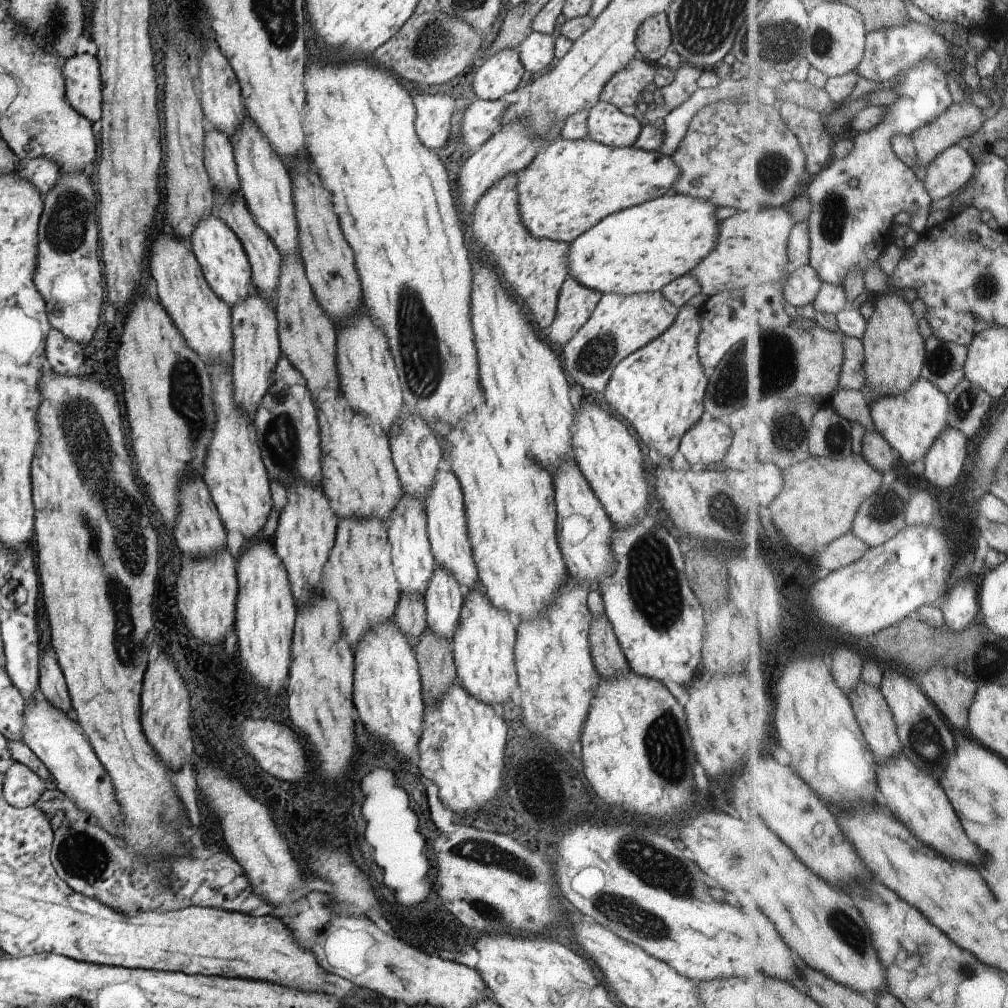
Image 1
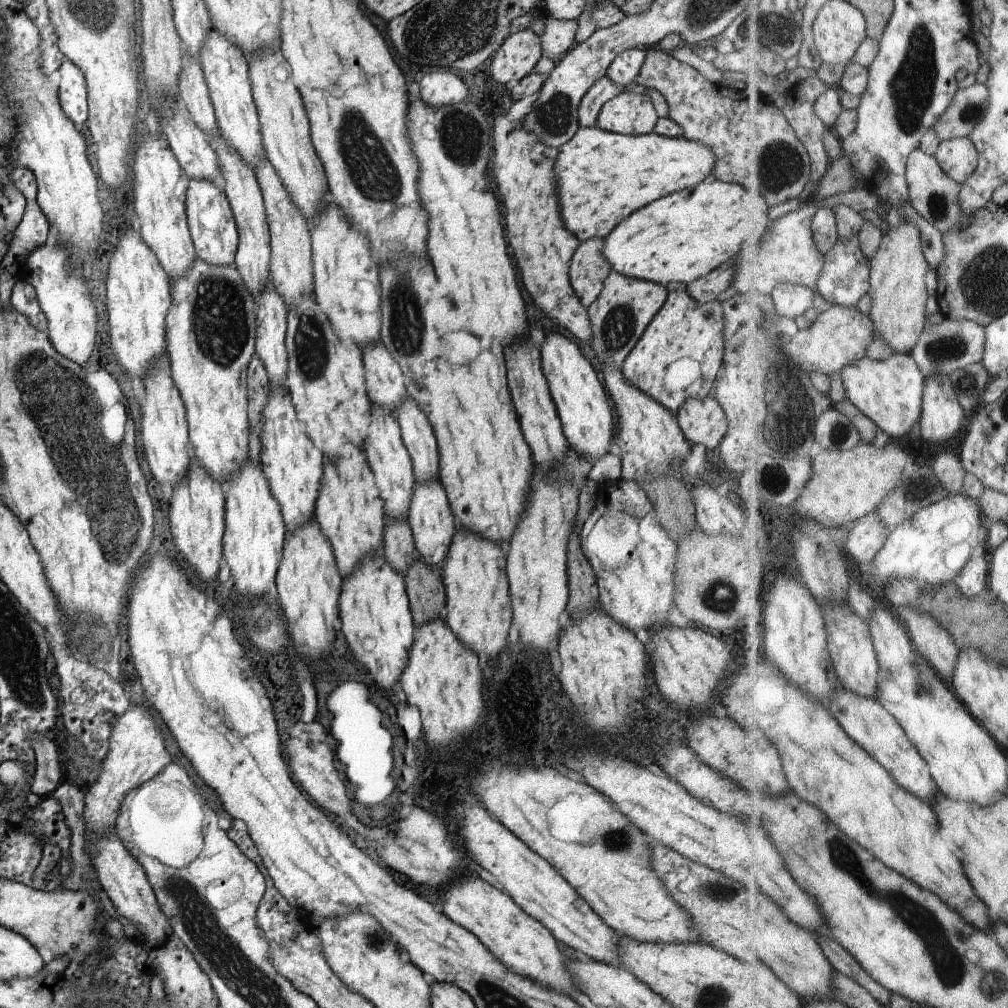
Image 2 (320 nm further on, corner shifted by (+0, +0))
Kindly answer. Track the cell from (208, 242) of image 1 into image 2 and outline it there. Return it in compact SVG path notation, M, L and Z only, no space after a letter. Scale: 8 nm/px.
M189 179L185 207L195 256L213 265L234 264L239 241L237 224L227 196L217 184L212 180Z

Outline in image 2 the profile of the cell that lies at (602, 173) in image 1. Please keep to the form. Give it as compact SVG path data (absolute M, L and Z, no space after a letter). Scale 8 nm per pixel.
M596 125L578 127L576 134L558 150L555 171L561 215L566 228L577 236L580 242L596 237L604 239L613 228L628 218L632 212L640 210L642 206L658 198L696 186L704 178L711 178L716 160L715 154L708 145L685 137L670 138L657 135L654 131L645 135L623 135L602 130Z

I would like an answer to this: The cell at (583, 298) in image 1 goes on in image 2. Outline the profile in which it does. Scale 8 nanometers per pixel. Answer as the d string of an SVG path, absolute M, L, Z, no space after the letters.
M589 238L579 243L569 268L569 281L584 307L588 308L603 289L606 277L613 270L603 255L605 240Z

